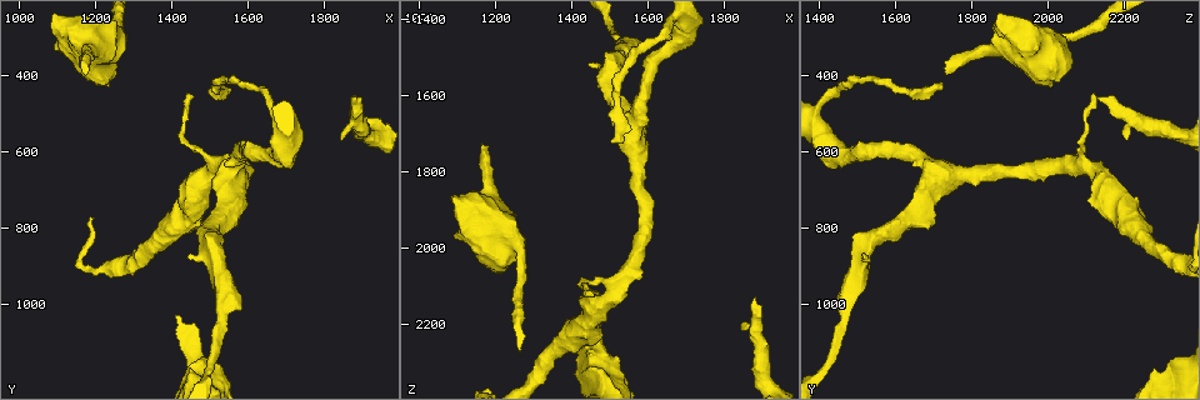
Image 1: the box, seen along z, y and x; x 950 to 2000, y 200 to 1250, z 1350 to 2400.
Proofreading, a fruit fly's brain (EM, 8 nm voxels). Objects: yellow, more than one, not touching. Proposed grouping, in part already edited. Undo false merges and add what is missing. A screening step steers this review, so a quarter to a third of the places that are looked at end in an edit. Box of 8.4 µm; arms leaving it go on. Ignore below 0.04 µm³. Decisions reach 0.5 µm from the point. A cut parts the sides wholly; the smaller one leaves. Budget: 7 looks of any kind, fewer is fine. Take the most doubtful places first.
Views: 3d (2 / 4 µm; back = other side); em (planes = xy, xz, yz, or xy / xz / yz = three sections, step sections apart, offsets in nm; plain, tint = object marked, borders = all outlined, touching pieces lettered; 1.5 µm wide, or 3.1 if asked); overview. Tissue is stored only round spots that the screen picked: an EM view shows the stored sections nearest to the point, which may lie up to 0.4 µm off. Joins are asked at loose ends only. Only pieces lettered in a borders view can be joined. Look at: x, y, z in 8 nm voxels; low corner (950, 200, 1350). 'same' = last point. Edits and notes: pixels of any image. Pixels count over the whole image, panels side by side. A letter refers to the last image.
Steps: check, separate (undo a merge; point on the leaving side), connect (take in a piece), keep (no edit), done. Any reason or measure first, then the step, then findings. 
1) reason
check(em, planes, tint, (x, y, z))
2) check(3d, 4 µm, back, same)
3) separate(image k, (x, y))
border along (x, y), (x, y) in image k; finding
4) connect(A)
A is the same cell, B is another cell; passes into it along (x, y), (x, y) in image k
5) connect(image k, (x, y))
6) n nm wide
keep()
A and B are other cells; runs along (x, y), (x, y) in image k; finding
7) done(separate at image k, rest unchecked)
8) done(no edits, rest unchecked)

an open end
check(em, planes, borders, (1170, 395, 1725))

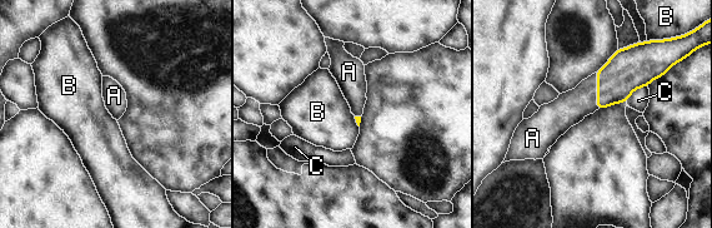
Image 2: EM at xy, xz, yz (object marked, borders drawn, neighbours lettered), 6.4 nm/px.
connect(A)
A is the same cell, B and C are other cells; the neuron continues

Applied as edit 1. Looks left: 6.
an open end
check(em, xy, step 4, plain, (1880, 460, 2140))

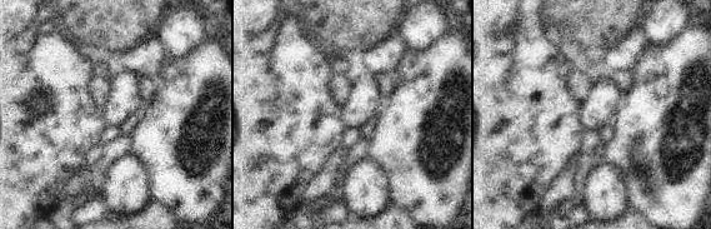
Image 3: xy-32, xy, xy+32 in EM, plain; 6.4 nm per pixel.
what lies round it
check(em, xy, step 4, borders, same)

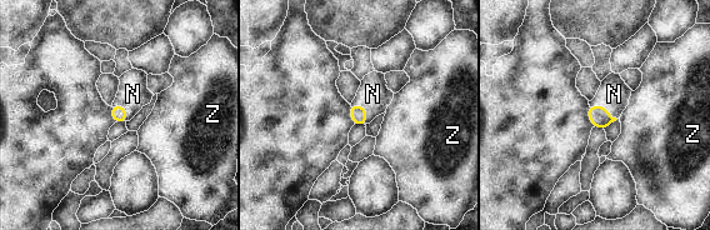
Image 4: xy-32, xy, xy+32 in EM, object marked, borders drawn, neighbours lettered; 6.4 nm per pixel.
connect(N)
N is the same cell, Z is another cell; passes into it along (358, 113), (365, 108), (373, 94) in image 4; the neuron continues

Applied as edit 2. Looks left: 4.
check(overview)

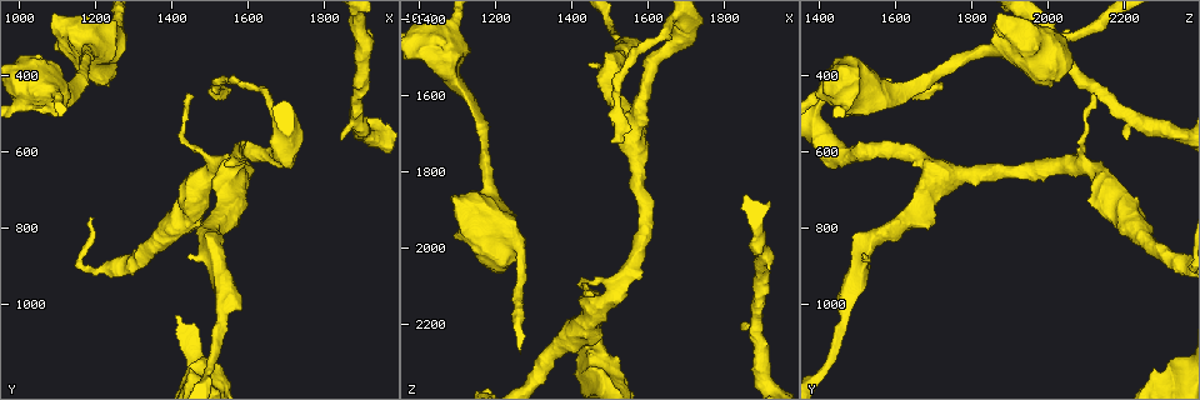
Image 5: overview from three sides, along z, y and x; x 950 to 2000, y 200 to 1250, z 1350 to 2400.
free end
check(em, xz, step 8, borders, (1510, 425, 1725))

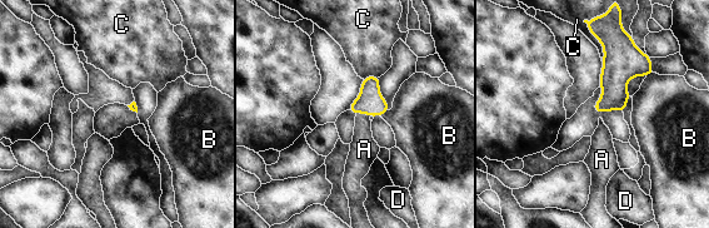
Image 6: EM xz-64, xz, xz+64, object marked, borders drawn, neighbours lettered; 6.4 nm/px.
check(em, planes, borders, same)

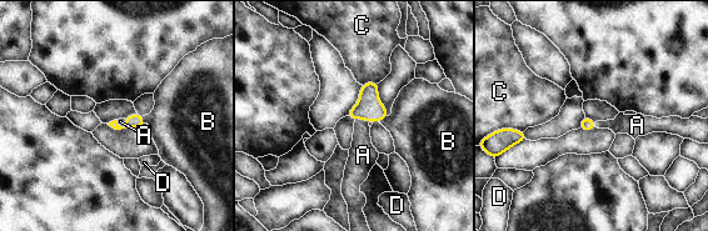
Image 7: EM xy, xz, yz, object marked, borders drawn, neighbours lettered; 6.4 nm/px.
connect(A)
A is the same cell, B, C and D are other cells; passes into it along (369, 106), (363, 117), (363, 155) in image 7; the neuron continues

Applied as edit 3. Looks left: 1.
done(connect at image 2, connect at image 4, connect at image 7, rest unchecked)

